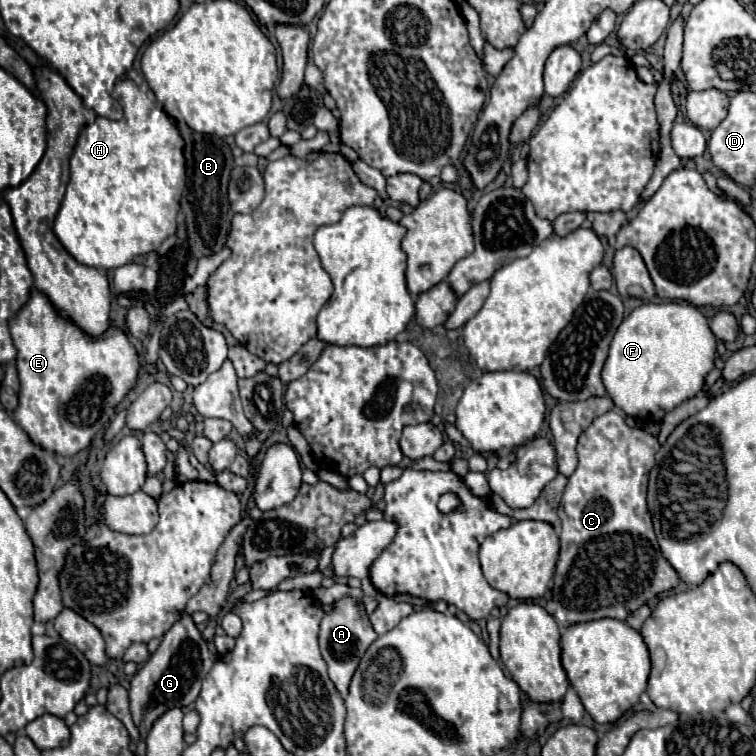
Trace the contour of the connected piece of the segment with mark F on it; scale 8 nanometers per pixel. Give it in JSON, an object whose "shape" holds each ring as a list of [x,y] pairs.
{"shape":[[[650,302],[632,310],[618,326],[602,370],[602,380],[608,396],[620,410],[634,418],[650,418],[658,422],[666,412],[674,410],[684,400],[694,398],[702,390],[704,376],[714,368],[714,358],[716,336],[710,332],[706,316],[696,306],[682,306],[678,302]]]}

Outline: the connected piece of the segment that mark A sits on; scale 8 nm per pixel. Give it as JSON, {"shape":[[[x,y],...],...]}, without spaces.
{"shape":[[[342,598],[340,602],[334,604],[332,612],[326,612],[322,624],[320,624],[320,652],[324,660],[328,662],[328,676],[346,698],[348,686],[350,686],[350,676],[354,676],[354,668],[358,668],[358,660],[362,658],[362,652],[378,638],[378,634],[372,630],[372,624],[366,616],[366,610],[356,604],[352,598]]]}

